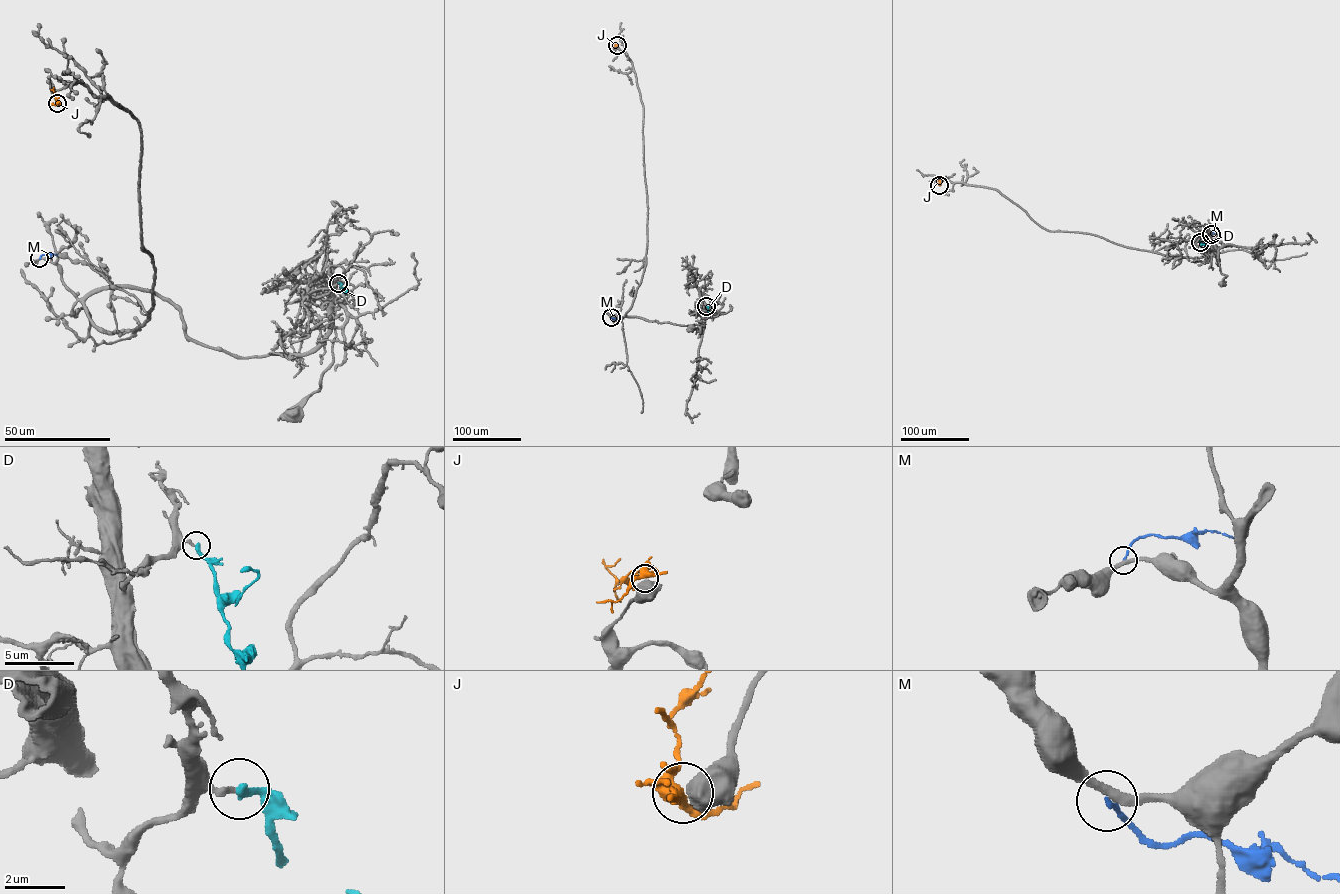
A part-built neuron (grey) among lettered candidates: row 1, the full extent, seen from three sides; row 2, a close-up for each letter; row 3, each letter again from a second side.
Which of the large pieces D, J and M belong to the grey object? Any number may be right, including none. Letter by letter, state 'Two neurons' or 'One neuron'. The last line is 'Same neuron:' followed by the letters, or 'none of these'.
D: Two neurons
J: Two neurons
M: Two neurons
Same neuron: none of these

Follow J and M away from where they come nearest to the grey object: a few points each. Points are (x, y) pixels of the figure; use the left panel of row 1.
J: (57, 103), (53, 91)
M: (40, 258), (43, 254), (57, 255)

